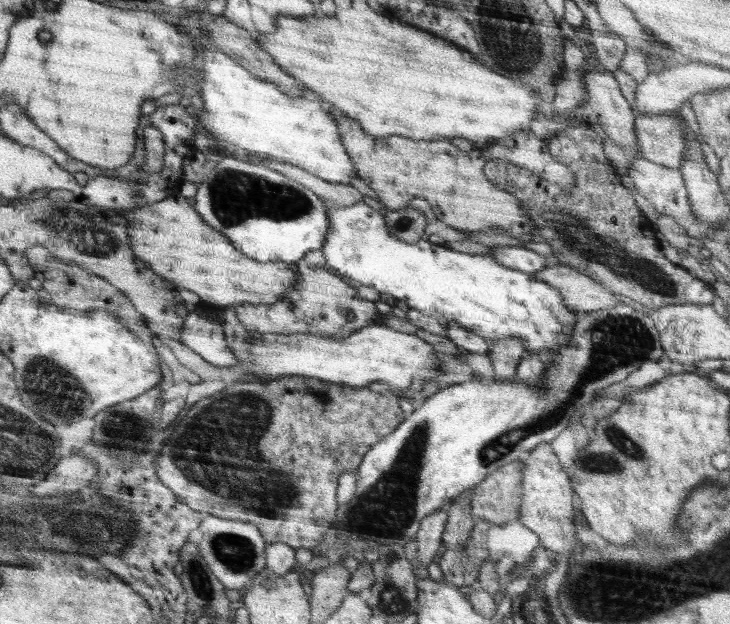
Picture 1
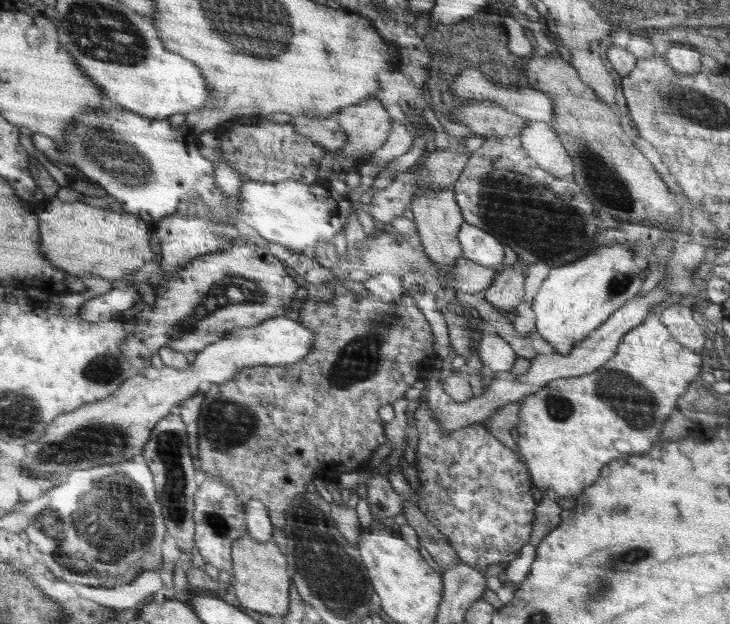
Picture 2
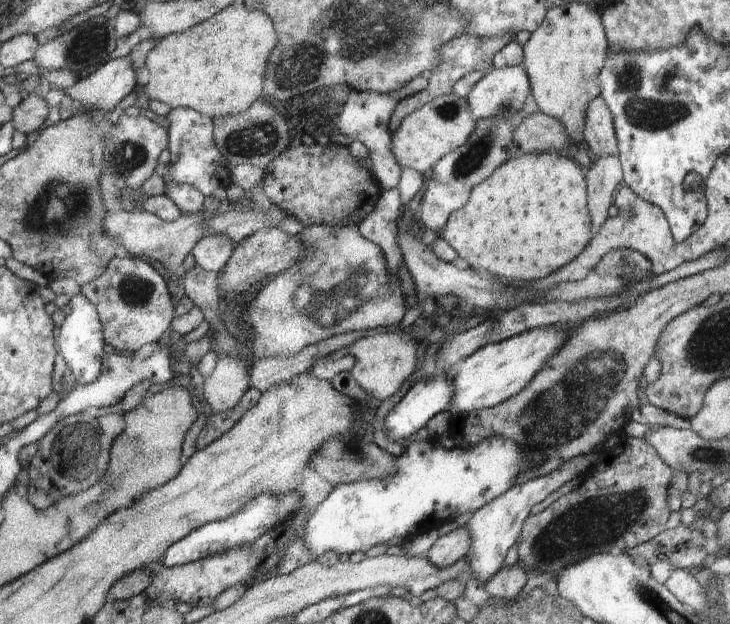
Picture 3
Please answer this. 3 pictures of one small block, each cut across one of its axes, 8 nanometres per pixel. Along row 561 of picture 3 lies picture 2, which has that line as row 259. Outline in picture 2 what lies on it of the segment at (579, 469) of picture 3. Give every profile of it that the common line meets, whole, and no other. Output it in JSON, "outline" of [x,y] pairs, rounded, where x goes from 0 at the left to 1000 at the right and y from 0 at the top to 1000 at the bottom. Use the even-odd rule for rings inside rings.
{"outline":[[[636,359],[629,369],[634,412],[664,428],[681,428],[690,417],[690,394],[681,381],[645,359]]]}

